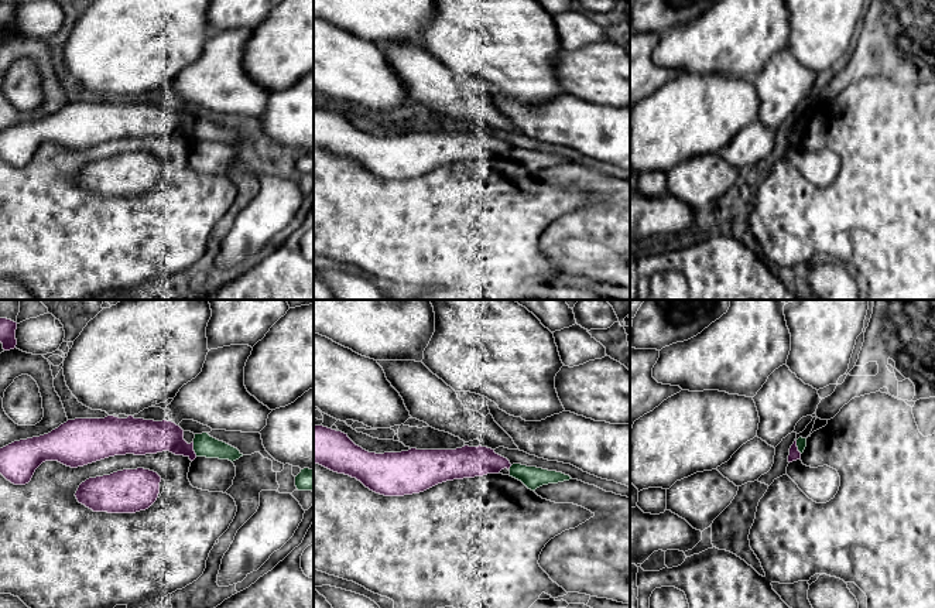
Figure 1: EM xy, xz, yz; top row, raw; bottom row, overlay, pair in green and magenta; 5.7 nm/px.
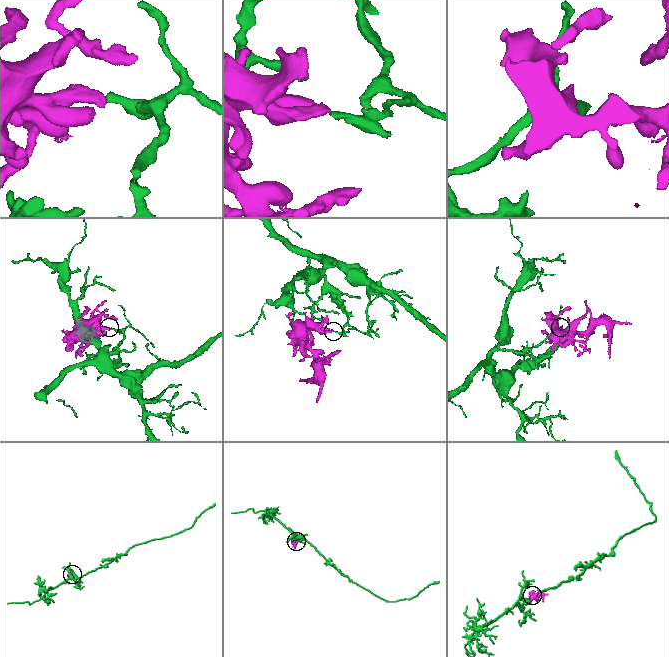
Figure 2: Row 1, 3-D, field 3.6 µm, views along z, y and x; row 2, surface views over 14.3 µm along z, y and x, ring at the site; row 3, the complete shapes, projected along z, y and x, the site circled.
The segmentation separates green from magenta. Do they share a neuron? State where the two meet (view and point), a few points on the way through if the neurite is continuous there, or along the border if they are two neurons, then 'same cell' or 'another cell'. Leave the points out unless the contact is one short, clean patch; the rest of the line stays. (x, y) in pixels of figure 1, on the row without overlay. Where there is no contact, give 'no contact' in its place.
xy (194, 132) | along xy (192, 125), (192, 133), (197, 139) | another cell

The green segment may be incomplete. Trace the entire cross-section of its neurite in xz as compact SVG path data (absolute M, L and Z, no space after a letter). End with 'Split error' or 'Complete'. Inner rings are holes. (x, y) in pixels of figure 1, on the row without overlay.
M513 147L508 154L510 160L521 164L531 174L535 174L542 168L572 163L569 158L565 158L562 156L548 154L537 150L527 150L521 147Z. Complete

